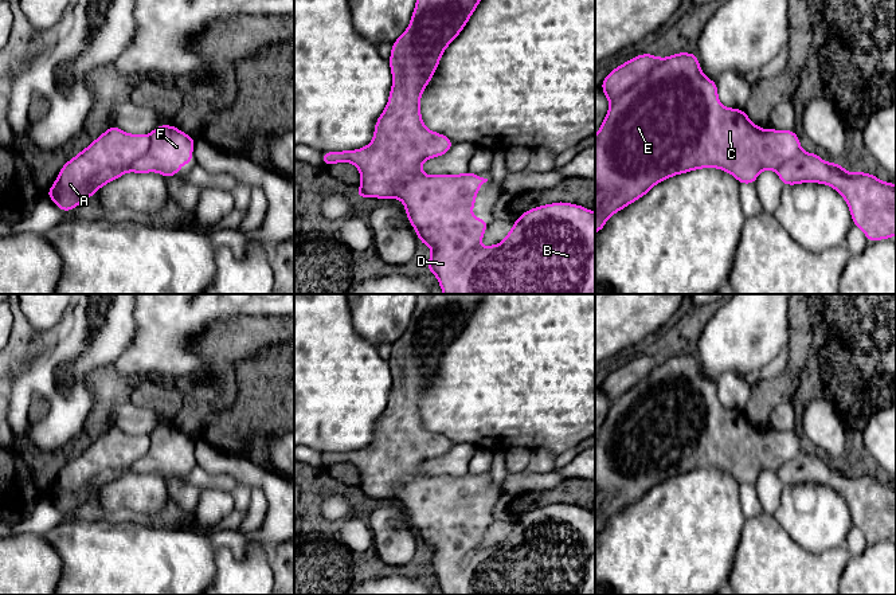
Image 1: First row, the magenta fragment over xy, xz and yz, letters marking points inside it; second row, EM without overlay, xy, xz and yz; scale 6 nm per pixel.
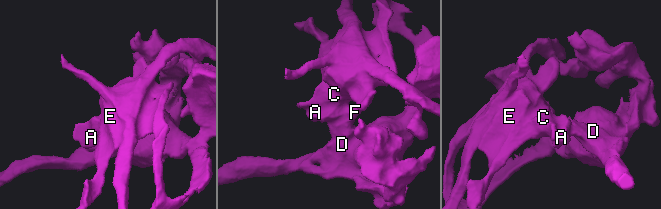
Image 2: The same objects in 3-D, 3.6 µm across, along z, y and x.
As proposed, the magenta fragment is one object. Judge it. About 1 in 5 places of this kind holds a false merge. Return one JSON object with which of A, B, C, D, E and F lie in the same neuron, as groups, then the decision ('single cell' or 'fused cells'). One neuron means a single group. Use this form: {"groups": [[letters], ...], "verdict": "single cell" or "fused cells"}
{"groups": [["A", "B", "C", "D", "E", "F"]], "verdict": "single cell"}

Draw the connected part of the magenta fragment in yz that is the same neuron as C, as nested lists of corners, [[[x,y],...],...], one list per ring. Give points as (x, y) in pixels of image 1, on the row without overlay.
[[[649,353],[634,357],[610,372],[600,390],[610,402],[610,410],[595,437],[595,535],[603,531],[611,516],[645,497],[656,485],[693,470],[717,469],[731,474],[740,485],[754,485],[764,470],[775,471],[783,486],[827,485],[846,501],[854,527],[864,532],[868,543],[896,536],[896,485],[866,473],[850,475],[836,462],[829,465],[817,454],[803,453],[794,430],[766,431],[752,424],[746,411],[724,408],[717,398],[717,383],[701,373],[695,353],[677,353],[668,359]]]

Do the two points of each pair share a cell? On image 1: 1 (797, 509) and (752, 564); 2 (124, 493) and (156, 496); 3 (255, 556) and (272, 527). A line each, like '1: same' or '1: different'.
1: different
2: same
3: different

